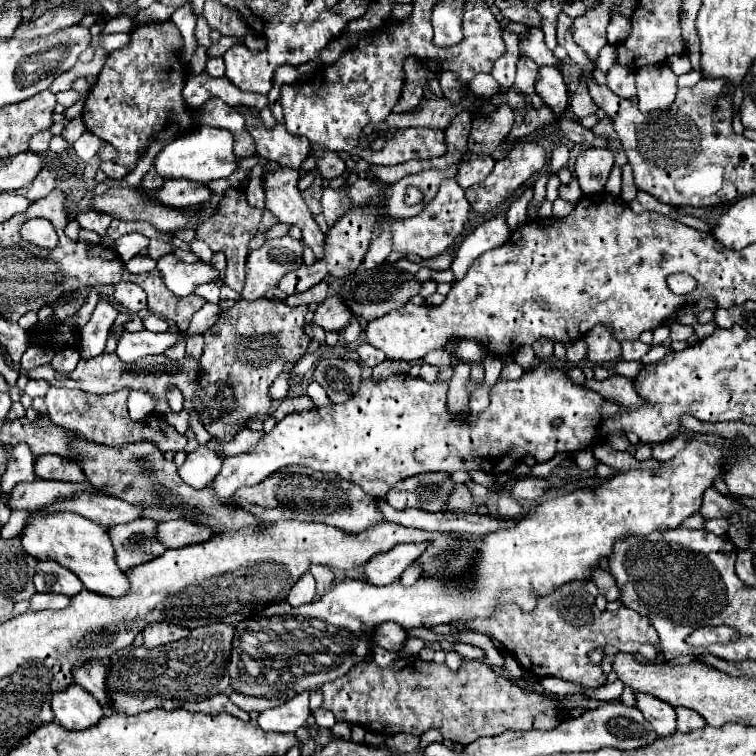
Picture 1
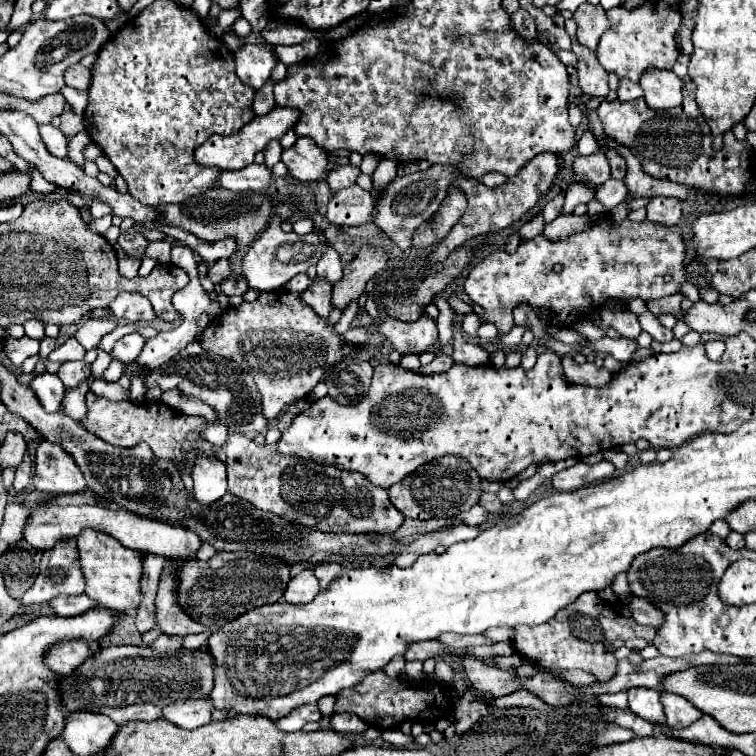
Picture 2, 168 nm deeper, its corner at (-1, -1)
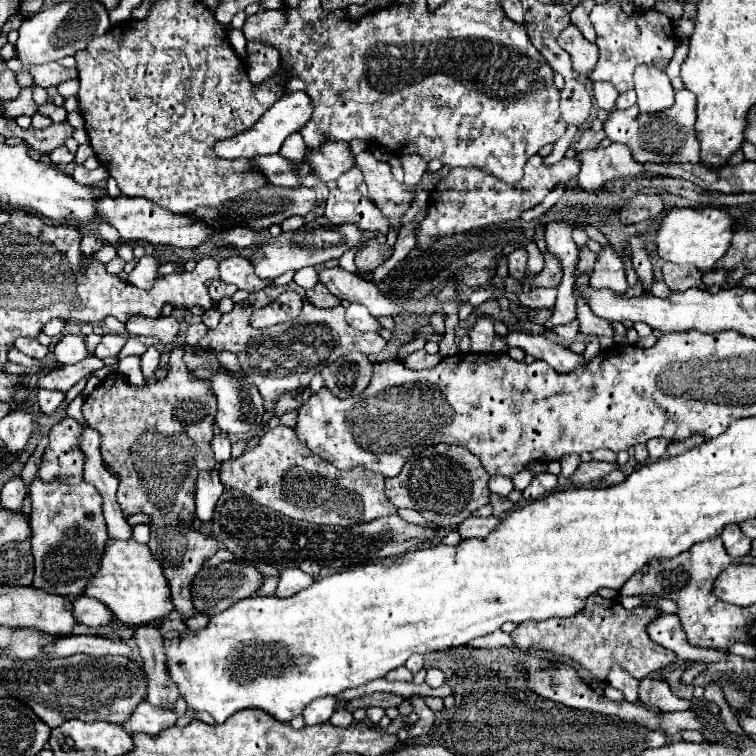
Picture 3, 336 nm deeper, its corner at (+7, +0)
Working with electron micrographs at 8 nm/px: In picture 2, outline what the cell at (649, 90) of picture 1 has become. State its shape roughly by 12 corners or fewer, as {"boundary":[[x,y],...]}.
{"boundary":[[672,70],[640,78],[652,110],[680,106],[684,82]]}

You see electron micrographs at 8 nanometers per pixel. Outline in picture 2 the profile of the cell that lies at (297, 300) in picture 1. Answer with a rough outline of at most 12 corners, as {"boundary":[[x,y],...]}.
{"boundary":[[316,278],[300,294],[318,316],[328,318],[332,284]]}

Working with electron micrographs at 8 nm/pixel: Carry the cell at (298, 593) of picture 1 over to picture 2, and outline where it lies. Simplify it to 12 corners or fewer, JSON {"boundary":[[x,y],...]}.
{"boundary":[[312,570],[294,576],[284,592],[288,604],[308,604],[318,594]]}

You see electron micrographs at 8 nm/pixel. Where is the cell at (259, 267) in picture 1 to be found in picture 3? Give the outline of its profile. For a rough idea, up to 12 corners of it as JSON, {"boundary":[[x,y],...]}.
{"boundary":[[326,217],[252,249],[260,279],[340,259],[360,227]]}

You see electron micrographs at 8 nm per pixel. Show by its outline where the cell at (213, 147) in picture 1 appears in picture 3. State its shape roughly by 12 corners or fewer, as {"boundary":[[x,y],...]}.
{"boundary":[[302,91],[284,95],[252,129],[216,143],[224,159],[278,153],[312,115]]}

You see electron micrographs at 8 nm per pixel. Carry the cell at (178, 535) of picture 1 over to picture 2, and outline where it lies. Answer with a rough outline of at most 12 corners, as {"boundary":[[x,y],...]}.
{"boundary":[[48,506],[28,520],[38,550],[82,528],[164,558],[200,548],[188,528],[102,506]]}

